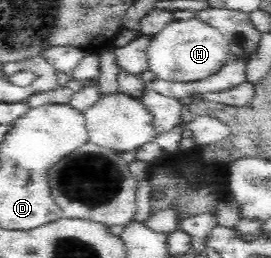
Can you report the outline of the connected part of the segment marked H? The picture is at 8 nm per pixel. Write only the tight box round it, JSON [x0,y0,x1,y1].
[147,19,230,82]

